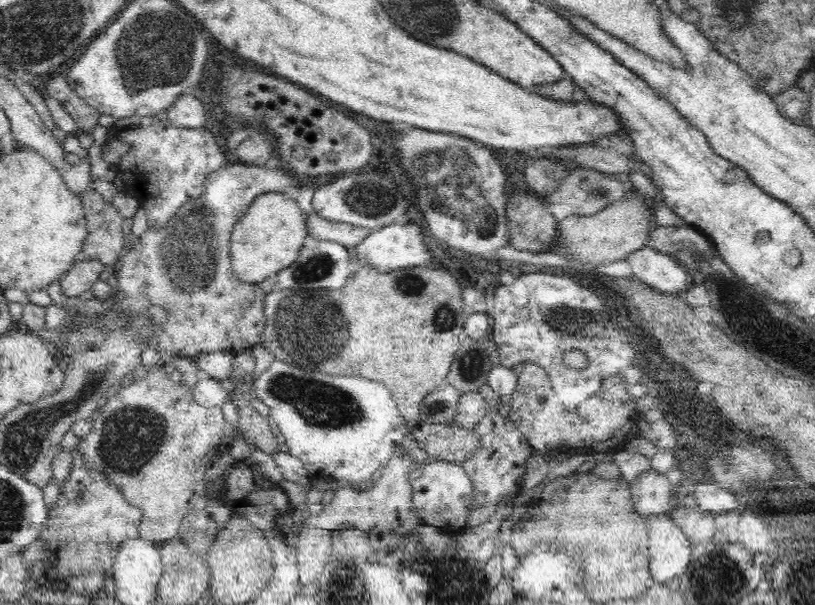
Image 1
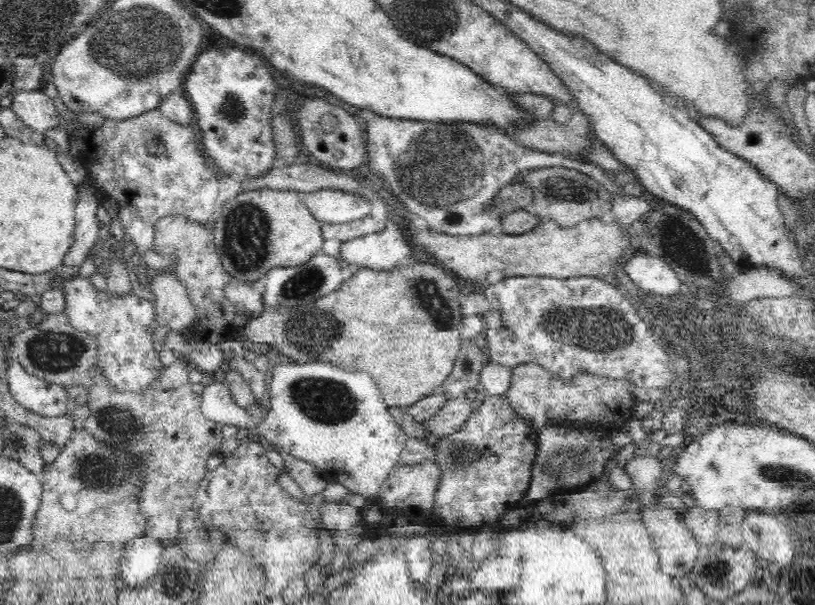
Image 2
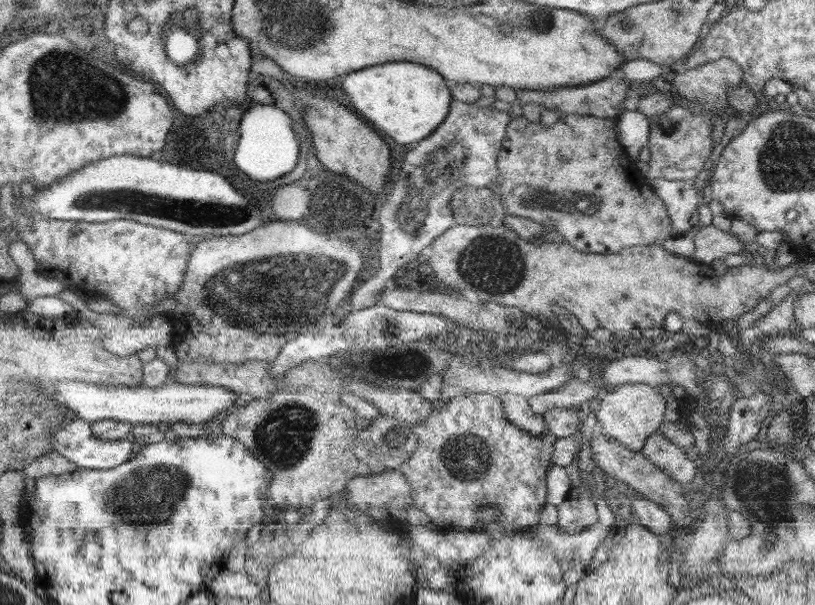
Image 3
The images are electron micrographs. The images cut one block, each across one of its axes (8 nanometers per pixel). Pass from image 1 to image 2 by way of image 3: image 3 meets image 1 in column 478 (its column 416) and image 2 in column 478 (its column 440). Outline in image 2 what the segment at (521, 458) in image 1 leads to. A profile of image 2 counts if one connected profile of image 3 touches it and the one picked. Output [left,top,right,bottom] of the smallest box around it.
[433,394,537,529]

